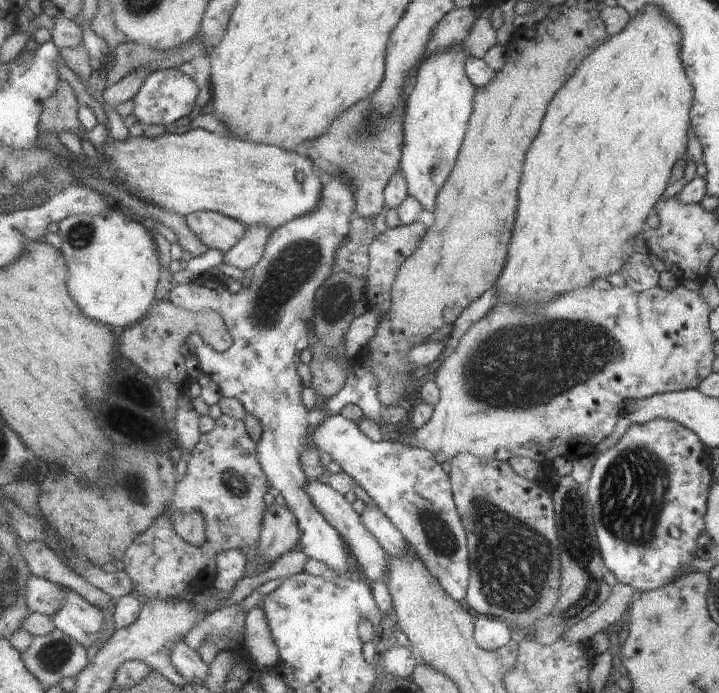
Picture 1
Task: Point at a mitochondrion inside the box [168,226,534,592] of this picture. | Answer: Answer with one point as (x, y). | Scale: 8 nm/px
(294, 267)

